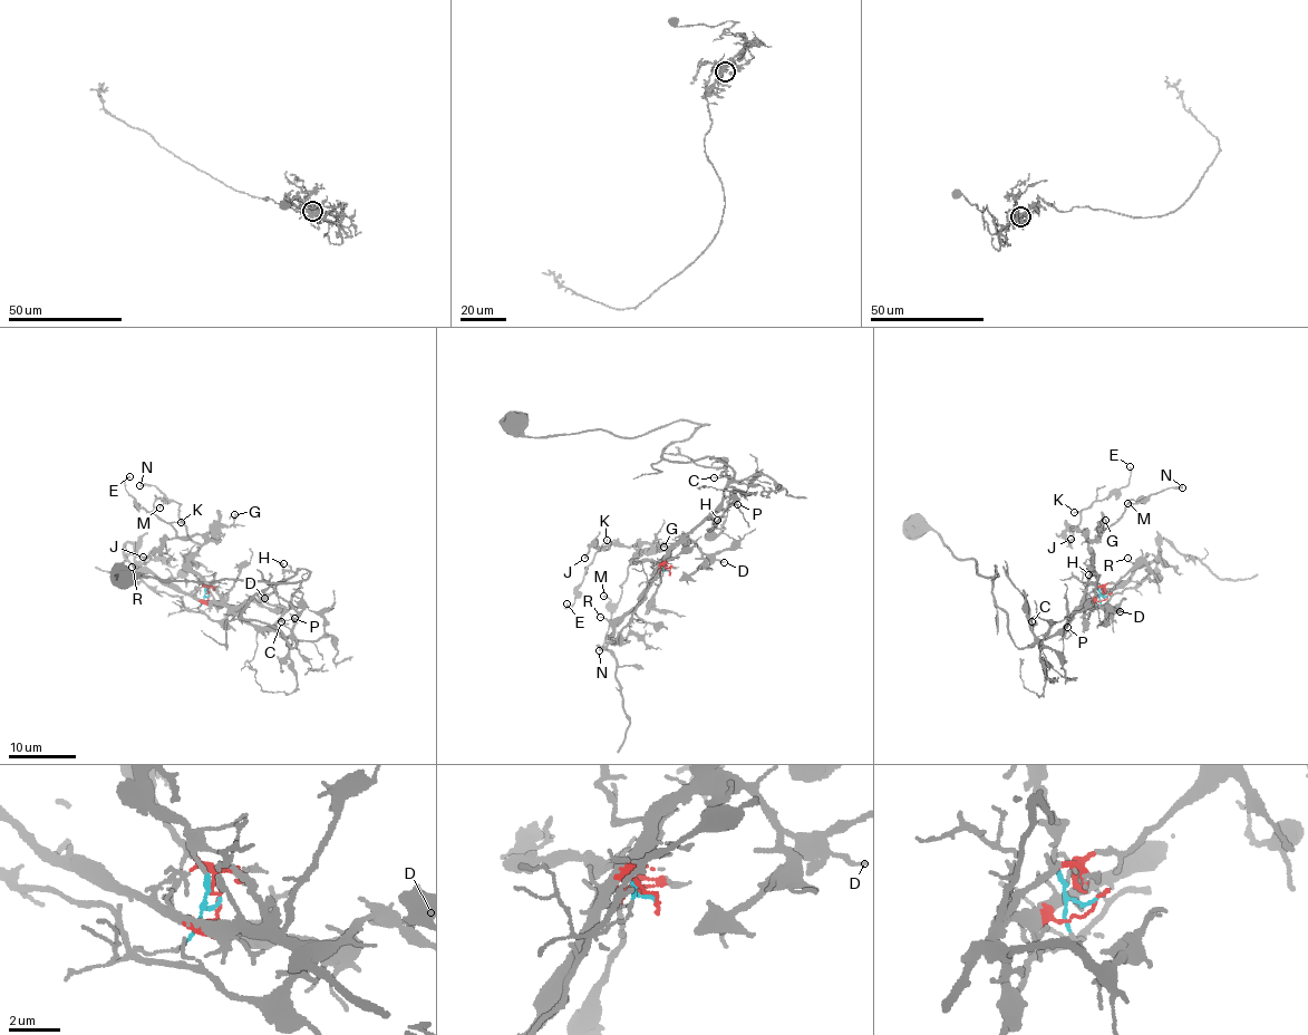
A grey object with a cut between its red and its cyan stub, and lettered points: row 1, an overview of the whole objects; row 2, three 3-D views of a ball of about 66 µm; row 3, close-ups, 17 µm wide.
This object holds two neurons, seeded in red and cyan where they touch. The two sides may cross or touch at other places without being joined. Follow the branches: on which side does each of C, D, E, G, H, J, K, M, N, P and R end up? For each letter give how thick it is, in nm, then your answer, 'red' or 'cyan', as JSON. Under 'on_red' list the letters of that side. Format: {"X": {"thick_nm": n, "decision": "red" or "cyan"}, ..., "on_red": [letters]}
{"C": {"thick_nm": 140, "decision": "red"}, "D": {"thick_nm": 120, "decision": "red"}, "E": {"thick_nm": 110, "decision": "cyan"}, "G": {"thick_nm": 130, "decision": "cyan"}, "H": {"thick_nm": 140, "decision": "red"}, "J": {"thick_nm": 150, "decision": "cyan"}, "K": {"thick_nm": 90, "decision": "cyan"}, "M": {"thick_nm": 130, "decision": "cyan"}, "N": {"thick_nm": 190, "decision": "cyan"}, "P": {"thick_nm": 100, "decision": "red"}, "R": {"thick_nm": 110, "decision": "red"}, "on_red": ["C", "D", "H", "P", "R"]}

